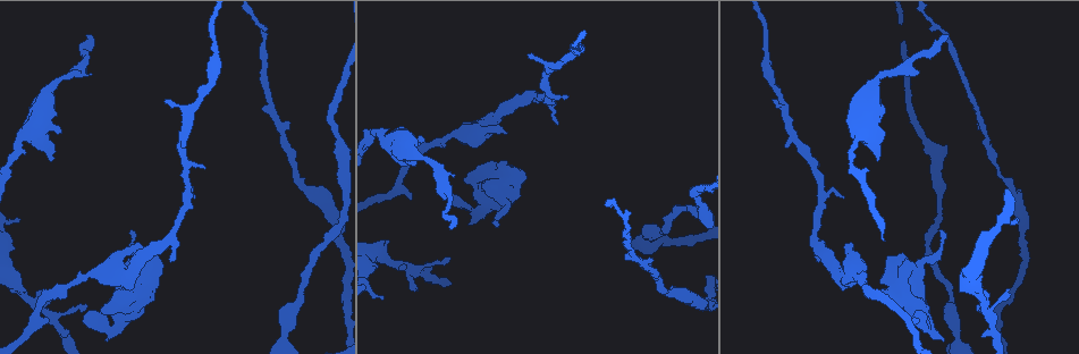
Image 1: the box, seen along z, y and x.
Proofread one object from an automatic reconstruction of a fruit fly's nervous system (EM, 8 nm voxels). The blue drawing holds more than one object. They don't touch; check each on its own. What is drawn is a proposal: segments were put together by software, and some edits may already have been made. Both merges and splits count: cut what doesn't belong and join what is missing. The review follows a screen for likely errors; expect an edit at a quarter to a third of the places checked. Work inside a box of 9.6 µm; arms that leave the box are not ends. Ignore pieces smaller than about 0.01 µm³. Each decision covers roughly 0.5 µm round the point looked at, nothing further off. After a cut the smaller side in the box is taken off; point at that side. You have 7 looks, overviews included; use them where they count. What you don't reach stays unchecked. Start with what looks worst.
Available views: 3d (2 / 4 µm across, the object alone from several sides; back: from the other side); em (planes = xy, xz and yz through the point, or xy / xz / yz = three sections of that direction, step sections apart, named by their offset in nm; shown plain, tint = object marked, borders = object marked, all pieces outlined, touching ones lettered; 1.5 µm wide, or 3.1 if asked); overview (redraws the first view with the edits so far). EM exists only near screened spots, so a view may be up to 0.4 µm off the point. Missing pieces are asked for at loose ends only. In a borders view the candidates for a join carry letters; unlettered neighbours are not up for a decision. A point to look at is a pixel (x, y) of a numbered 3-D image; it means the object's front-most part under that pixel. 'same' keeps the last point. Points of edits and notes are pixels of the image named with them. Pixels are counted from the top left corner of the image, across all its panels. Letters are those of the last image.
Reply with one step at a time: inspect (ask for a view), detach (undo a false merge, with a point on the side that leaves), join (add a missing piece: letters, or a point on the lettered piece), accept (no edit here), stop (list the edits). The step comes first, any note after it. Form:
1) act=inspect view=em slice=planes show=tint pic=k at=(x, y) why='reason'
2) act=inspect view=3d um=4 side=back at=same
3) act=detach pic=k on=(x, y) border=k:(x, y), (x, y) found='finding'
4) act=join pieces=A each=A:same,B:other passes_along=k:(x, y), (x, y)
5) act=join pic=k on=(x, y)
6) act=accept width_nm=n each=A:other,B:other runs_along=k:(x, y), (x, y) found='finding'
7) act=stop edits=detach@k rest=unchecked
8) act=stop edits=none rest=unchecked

act=inspect view=3d um=2 pic=1 at=(470, 224)

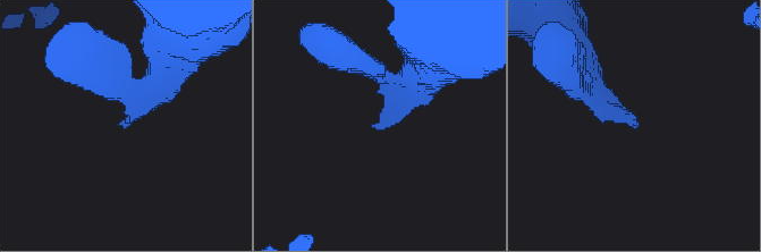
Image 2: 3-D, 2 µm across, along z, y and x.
act=inspect view=em slice=planes show=tint pic=2 at=(378, 123) why='shape alone is not enough'

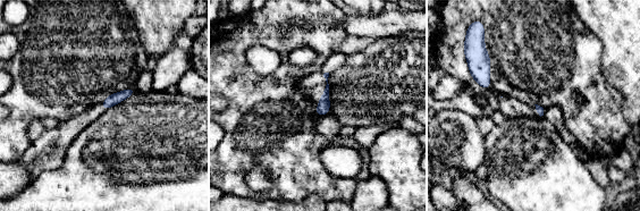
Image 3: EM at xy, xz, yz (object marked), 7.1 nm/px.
act=inspect view=em slice=planes show=borders at=same

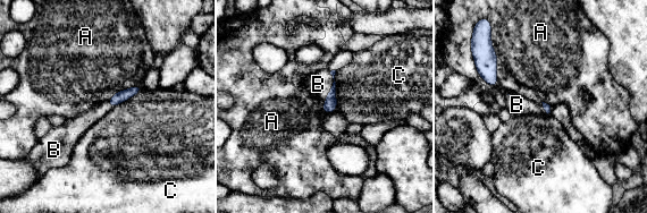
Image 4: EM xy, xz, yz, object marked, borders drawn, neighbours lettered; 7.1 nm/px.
act=join pieces=B each=A:other,B:same,C:other passes_along=4:(330, 105), (330, 90), (318, 84) found='the cell continues'

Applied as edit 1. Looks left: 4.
act=inspect view=3d um=4 pic=1 at=(381, 299)

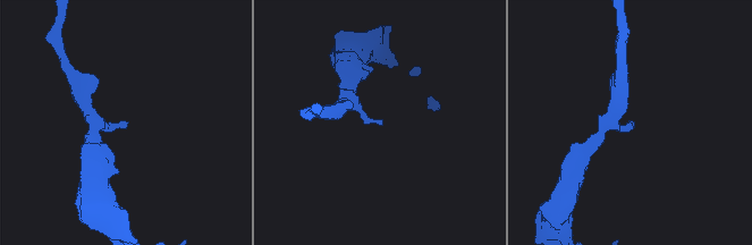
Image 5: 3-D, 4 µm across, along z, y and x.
act=inspect view=em slice=xz step=4 show=tint pic=5 at=(633, 123)

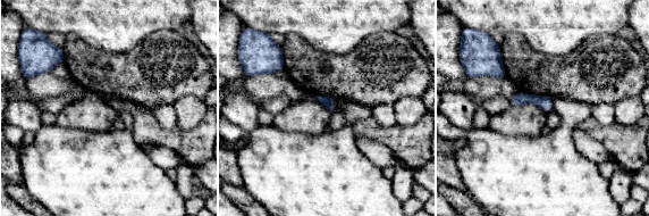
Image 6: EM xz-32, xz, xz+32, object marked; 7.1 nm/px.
act=inspect view=em slice=xz step=4 show=borders at=same why='what lies round it'

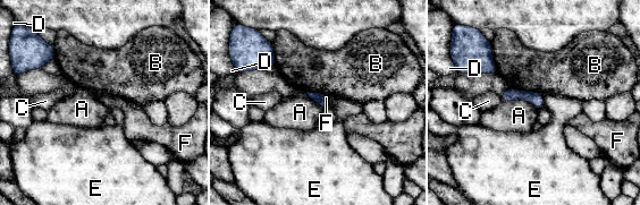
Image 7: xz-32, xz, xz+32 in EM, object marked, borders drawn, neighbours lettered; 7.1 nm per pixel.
act=accept longest_contact=A:260nm each=A:other,B:other,C:other,D:other,E:other,F:other found='none of them fits'

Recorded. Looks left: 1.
act=stop edits=join@4 rest=unchecked

